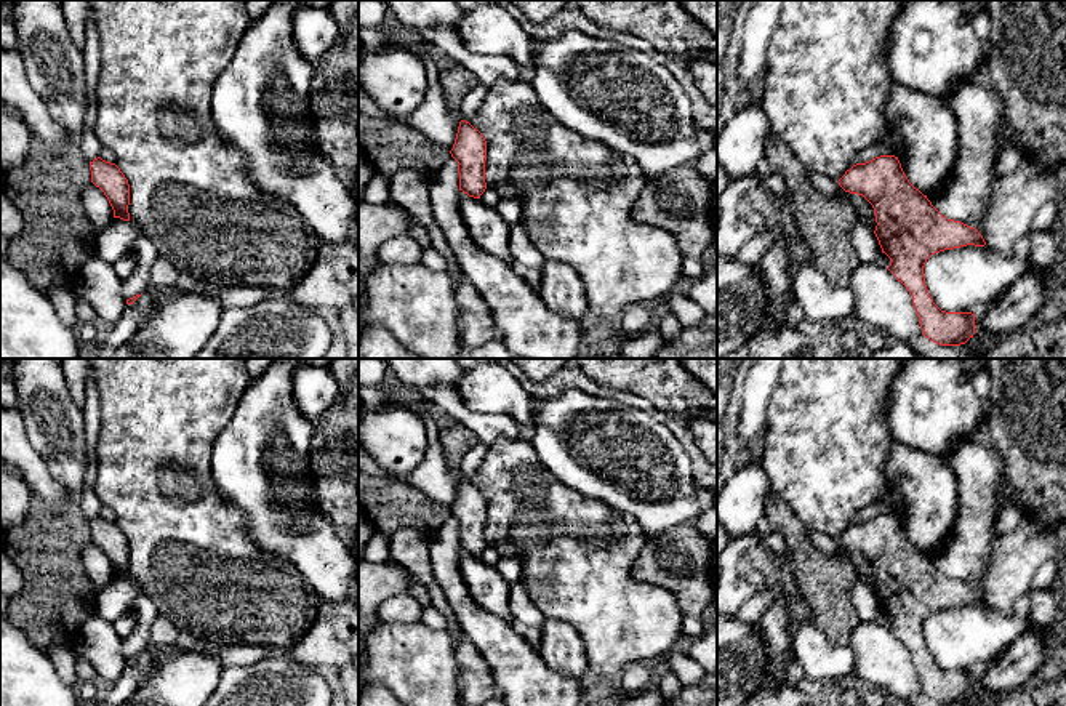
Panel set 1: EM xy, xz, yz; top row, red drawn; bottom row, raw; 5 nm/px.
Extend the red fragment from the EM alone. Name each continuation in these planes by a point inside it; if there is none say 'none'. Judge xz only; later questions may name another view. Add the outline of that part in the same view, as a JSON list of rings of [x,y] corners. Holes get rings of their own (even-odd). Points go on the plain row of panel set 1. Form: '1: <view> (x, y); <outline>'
none

